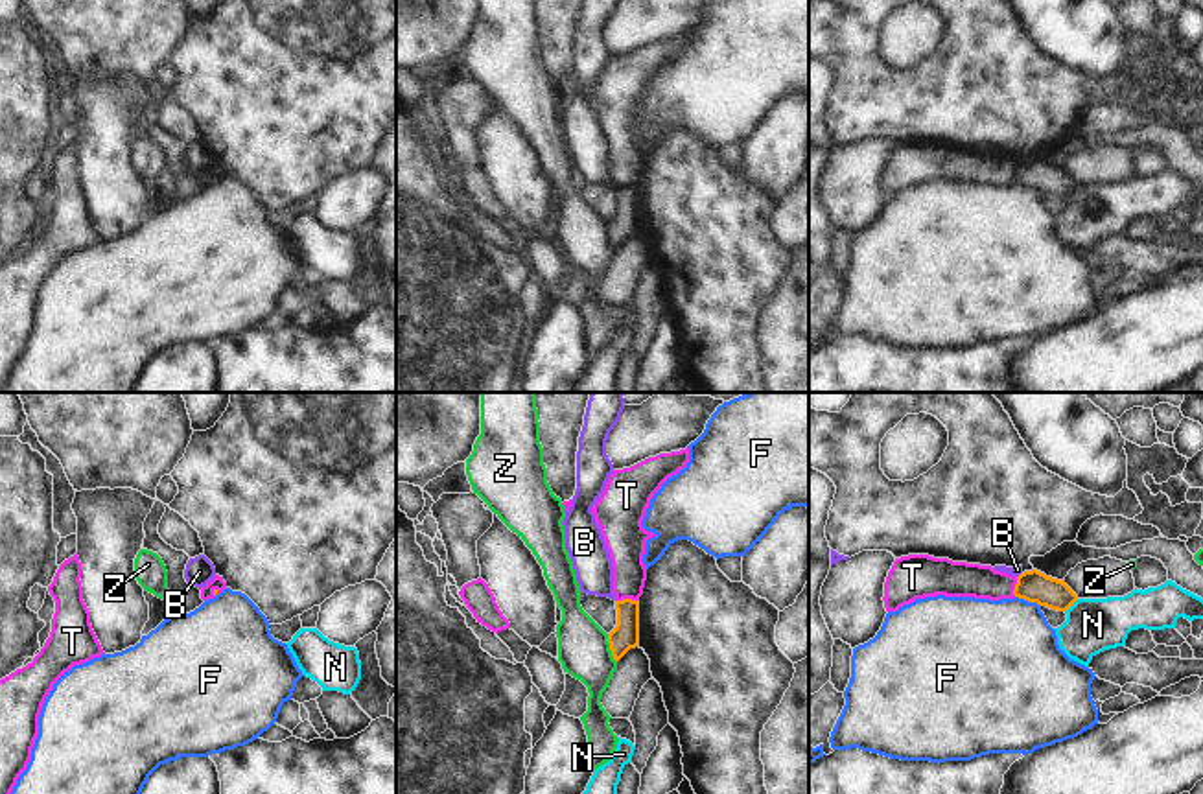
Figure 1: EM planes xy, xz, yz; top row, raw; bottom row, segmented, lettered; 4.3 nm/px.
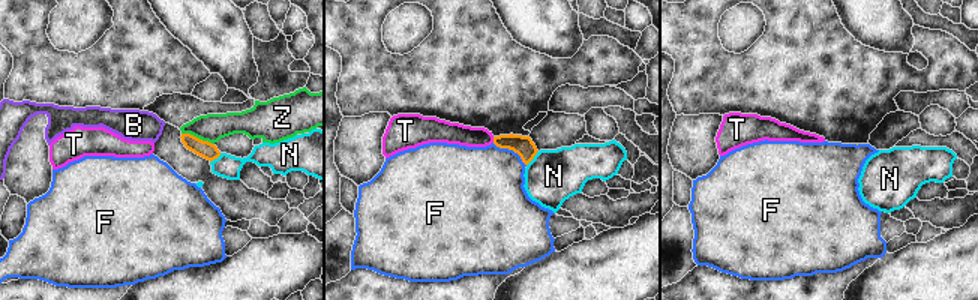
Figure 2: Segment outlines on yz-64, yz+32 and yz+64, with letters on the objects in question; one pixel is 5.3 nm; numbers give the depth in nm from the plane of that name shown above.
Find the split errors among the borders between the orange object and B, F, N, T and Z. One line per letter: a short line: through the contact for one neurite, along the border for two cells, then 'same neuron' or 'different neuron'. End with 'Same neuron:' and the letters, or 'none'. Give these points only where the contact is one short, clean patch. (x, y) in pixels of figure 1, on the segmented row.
B: yz (1021, 572), (1017, 577) | different neuron
F: yz (1016, 595), (1039, 607) | different neuron
N: yz (1078, 599), (1065, 612) | different neuron
T: xz (636, 599), (618, 601) | different neuron
Z: xz (607, 634), (610, 654), (616, 662) | different neuron
Same neuron: none

